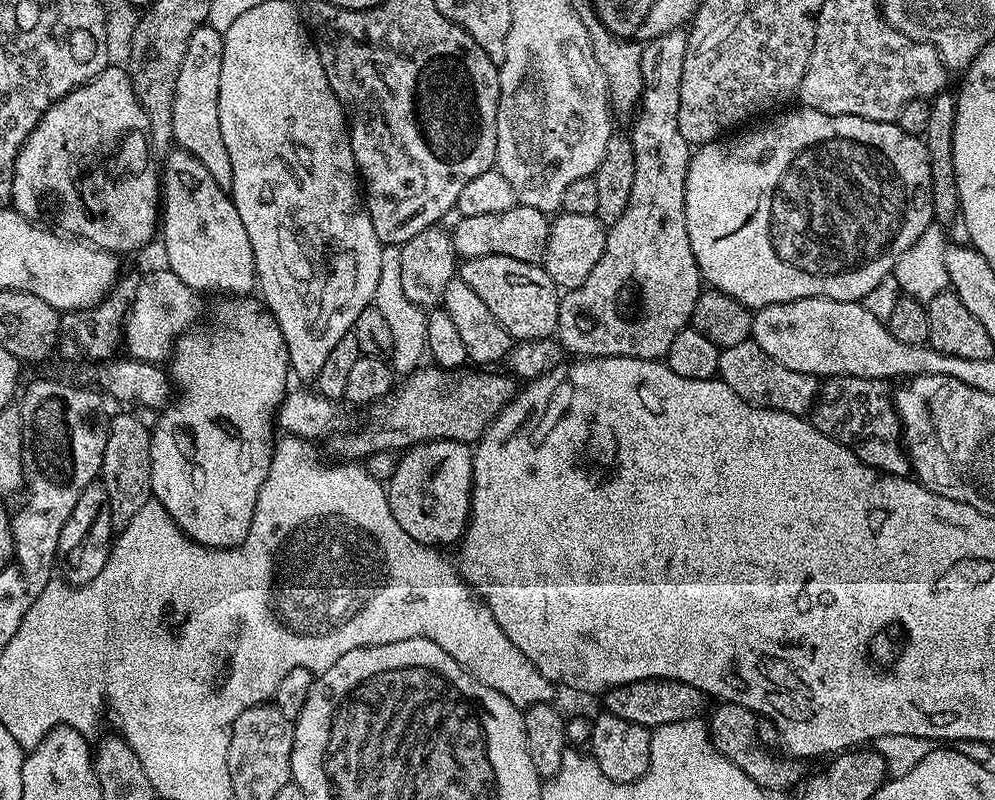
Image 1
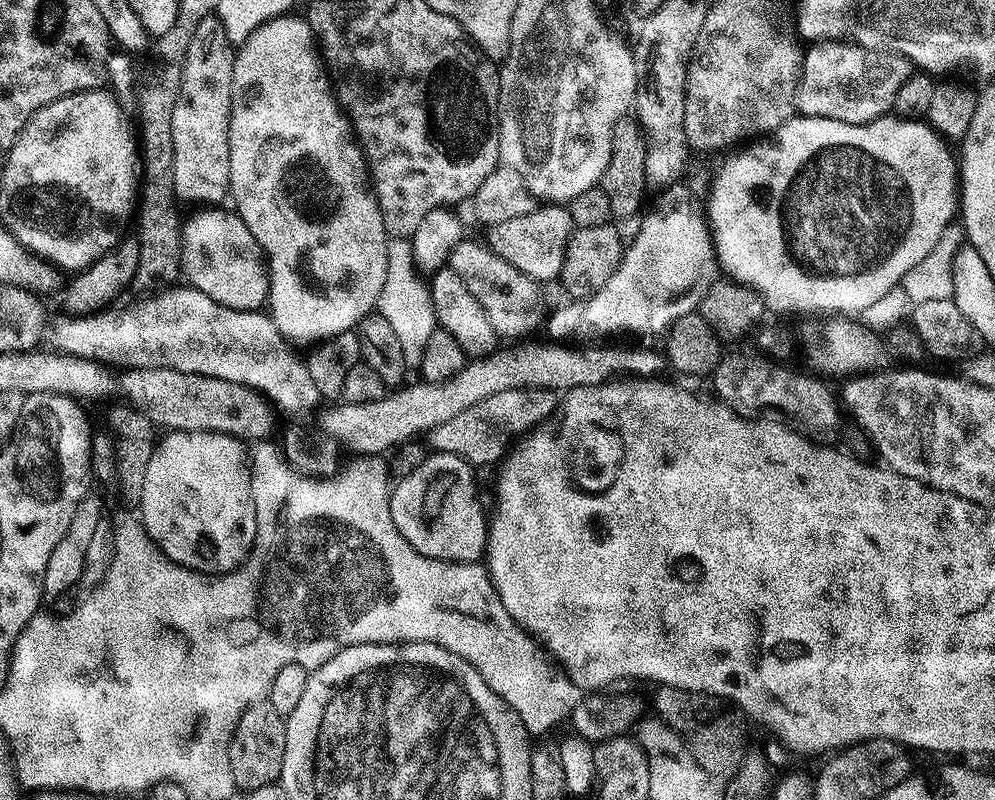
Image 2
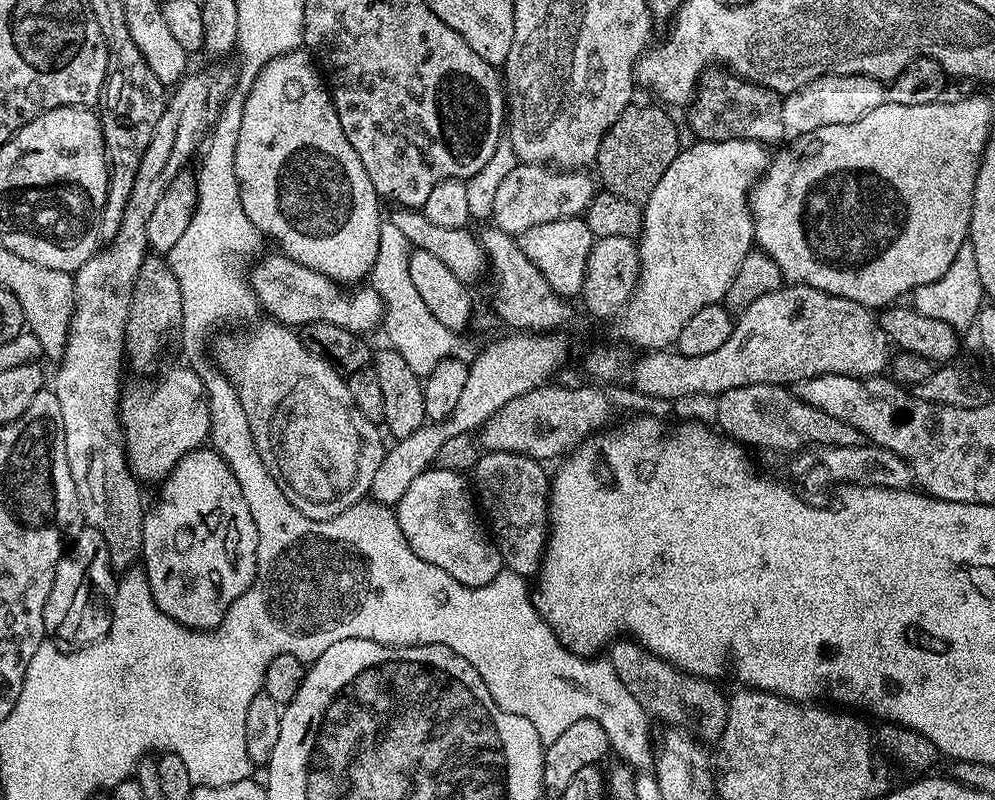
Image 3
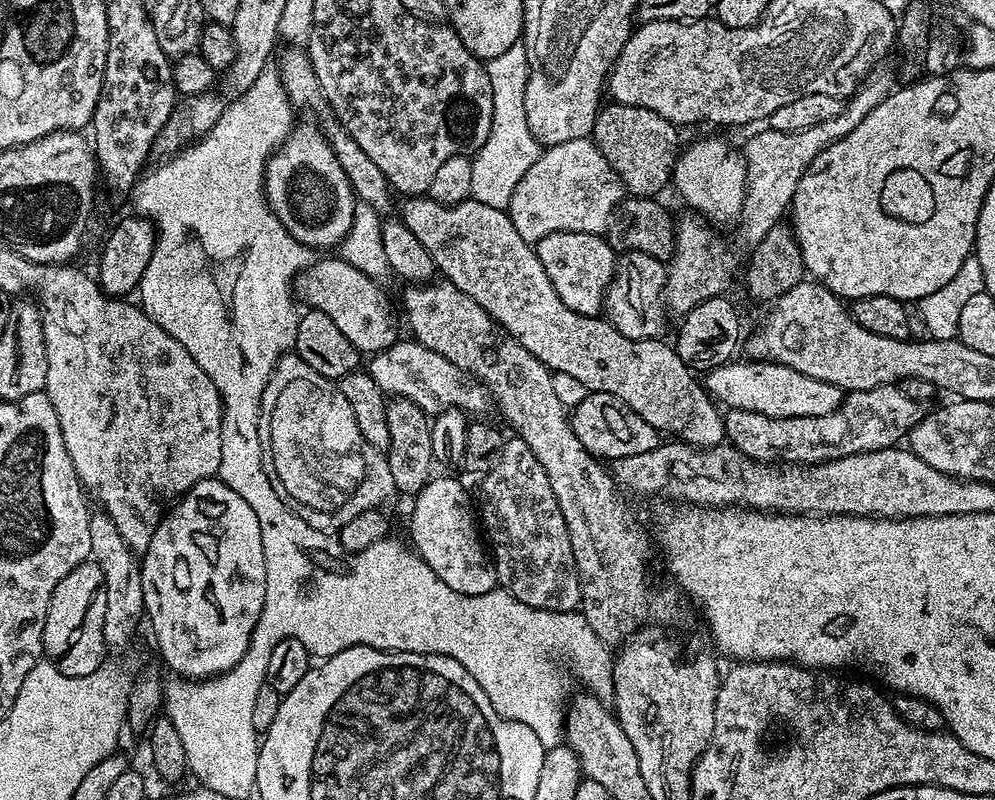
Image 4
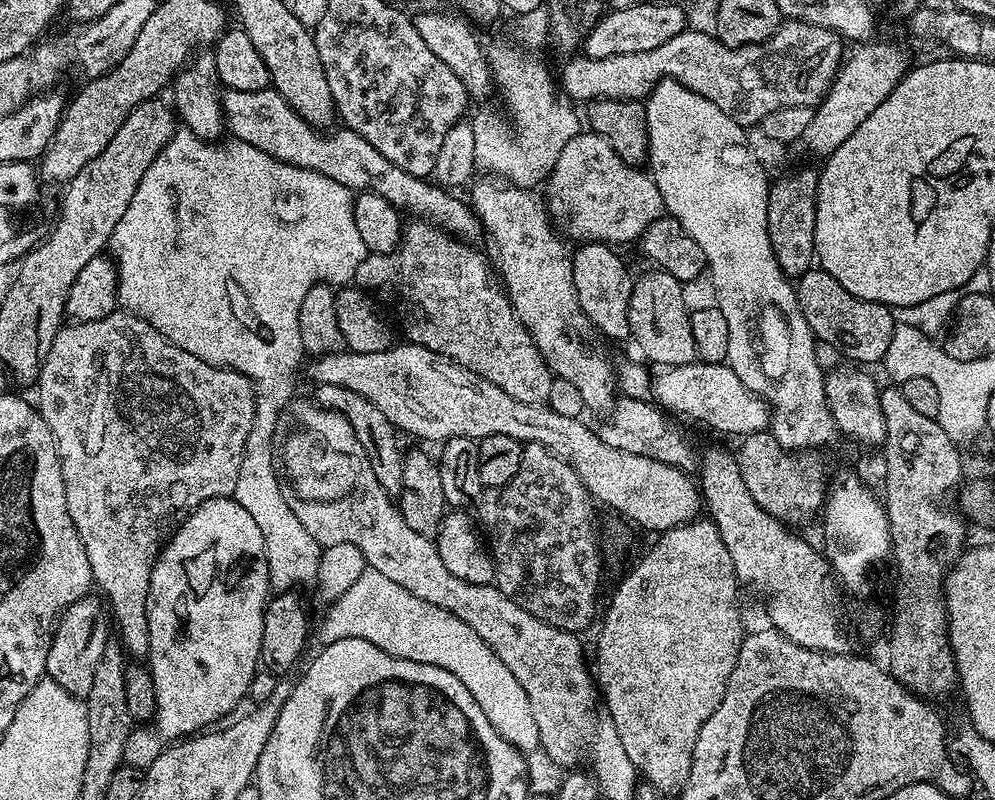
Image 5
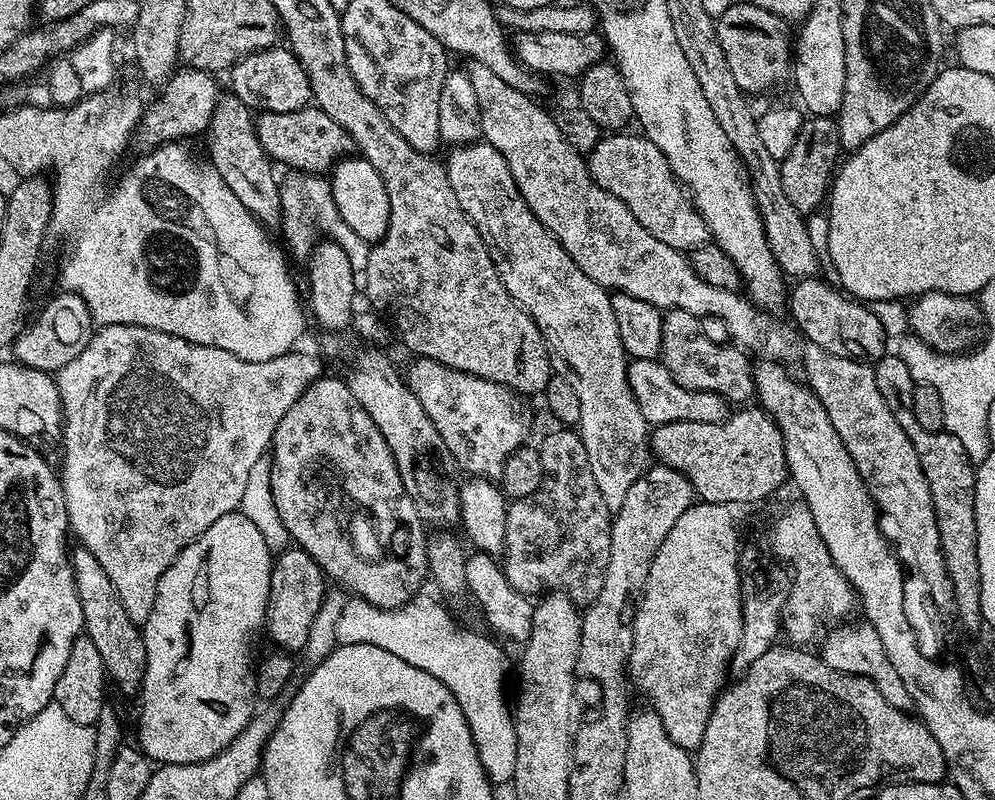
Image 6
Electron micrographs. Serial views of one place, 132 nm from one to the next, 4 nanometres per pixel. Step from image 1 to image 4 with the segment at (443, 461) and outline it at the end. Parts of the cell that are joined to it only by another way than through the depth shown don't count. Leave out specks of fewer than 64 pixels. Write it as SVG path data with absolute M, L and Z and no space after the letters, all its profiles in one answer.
M440 476L429 480L423 489L414 496L412 504L412 540L411 547L421 556L458 594L481 596L497 587L496 565L486 551L477 517L474 515L474 500L452 476Z

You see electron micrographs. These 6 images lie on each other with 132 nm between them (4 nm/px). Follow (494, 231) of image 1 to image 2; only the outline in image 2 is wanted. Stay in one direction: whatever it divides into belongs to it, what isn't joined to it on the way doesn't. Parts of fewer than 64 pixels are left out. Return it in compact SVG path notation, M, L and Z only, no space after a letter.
M545 203L537 206L530 214L521 214L518 218L509 218L506 222L494 222L487 225L488 240L486 247L498 258L506 258L510 266L522 270L537 282L555 281L562 270L566 246L574 231L574 225L567 207L563 204Z

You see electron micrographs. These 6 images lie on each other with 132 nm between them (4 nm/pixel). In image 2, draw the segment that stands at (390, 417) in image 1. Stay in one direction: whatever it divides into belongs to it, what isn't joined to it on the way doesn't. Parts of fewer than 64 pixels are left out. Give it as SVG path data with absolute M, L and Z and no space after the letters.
M511 388L498 394L490 394L490 398L470 406L470 410L462 410L462 414L450 418L450 422L442 422L442 426L431 428L426 433L427 447L462 456L473 466L492 463L495 465L509 451L513 443L512 436L519 437L527 433L545 423L557 411L556 396L555 391L547 388Z

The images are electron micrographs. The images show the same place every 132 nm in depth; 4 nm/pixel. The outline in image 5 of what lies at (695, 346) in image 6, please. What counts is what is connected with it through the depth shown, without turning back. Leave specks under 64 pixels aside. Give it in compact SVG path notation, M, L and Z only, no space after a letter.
M651 270L637 279L632 286L630 300L631 339L659 366L695 364L698 360L694 344L694 330L688 300L684 297L685 285L663 270Z

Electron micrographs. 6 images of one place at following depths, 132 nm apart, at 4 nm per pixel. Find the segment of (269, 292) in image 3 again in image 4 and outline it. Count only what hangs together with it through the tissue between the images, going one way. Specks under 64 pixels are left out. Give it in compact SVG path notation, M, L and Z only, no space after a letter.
M343 258L336 260L317 259L305 268L294 281L294 296L301 305L327 314L331 320L354 342L361 354L375 354L386 350L396 343L396 316L392 313L392 304L384 297L377 281L371 276L362 274L350 262Z

